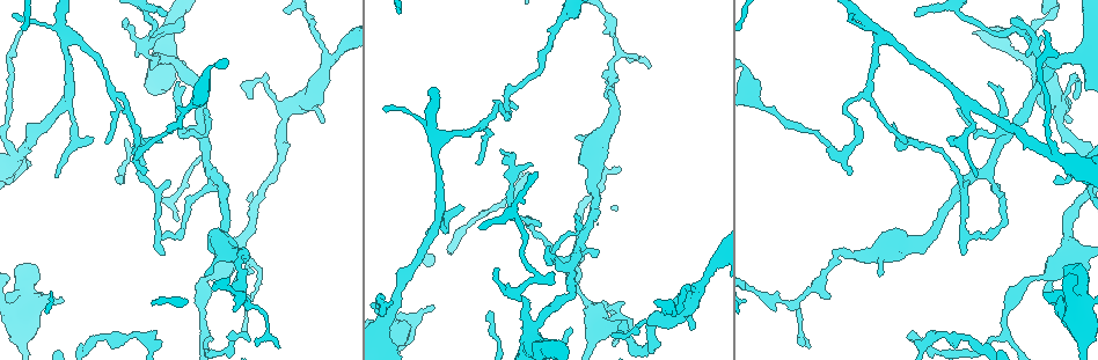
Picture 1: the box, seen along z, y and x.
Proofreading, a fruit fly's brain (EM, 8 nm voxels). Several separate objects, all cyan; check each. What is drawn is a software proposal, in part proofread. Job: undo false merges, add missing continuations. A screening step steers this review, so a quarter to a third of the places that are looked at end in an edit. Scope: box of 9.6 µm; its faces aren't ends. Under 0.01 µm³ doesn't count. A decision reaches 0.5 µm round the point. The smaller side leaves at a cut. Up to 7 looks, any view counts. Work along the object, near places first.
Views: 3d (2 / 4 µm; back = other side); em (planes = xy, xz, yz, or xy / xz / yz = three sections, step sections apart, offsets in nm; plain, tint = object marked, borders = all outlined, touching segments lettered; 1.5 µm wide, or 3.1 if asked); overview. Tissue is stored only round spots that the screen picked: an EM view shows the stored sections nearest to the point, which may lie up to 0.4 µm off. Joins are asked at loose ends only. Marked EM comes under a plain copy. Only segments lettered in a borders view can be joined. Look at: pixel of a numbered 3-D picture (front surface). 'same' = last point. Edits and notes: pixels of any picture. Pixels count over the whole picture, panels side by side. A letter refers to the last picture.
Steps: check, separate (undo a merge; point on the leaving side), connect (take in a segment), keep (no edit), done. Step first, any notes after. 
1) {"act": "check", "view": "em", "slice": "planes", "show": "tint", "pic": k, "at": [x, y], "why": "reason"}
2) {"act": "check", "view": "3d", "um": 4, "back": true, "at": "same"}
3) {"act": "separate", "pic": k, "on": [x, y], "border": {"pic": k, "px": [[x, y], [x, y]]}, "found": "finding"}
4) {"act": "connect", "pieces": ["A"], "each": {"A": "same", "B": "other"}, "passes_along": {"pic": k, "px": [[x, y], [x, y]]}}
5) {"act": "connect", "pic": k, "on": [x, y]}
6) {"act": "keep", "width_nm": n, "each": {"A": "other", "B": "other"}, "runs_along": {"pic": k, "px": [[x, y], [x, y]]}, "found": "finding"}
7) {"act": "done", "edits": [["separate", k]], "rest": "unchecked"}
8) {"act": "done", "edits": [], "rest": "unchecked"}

{"act": "check", "view": "3d", "um": 2, "back": true, "pic": 1, "at": [1076, 82], "why": "sharp bend"}

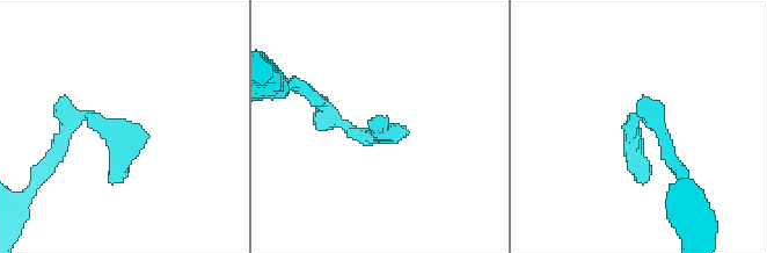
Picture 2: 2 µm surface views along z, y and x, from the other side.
{"act": "check", "view": "em", "slice": "xy", "step": 8, "show": "tint", "pic": 2, "at": [360, 135], "why": "now the EM"}

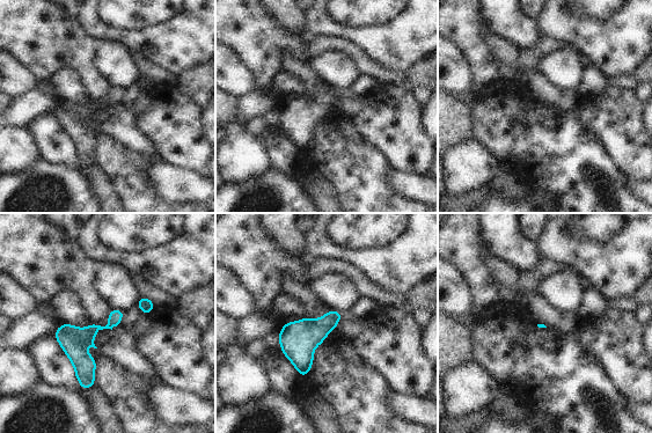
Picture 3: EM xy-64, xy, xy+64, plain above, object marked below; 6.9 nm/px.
{"act": "check", "view": "em", "slice": "planes", "show": "borders", "at": "same", "why": "cut it another way"}

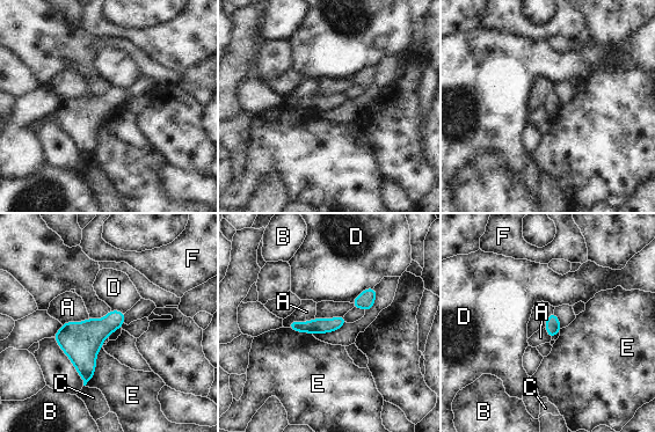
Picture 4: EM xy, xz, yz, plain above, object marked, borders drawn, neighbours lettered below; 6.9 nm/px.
{"act": "keep", "each": {"A": "other", "B": "other", "C": "other", "D": "other", "E": "other", "F": "other"}, "border": {"pic": 4, "px": [[314, 317], [291, 320], [288, 326]]}, "found": "continuous, no second neuron"}

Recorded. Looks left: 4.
{"act": "check", "view": "3d", "um": 2, "pic": 1, "at": [998, 185], "why": "thin end"}

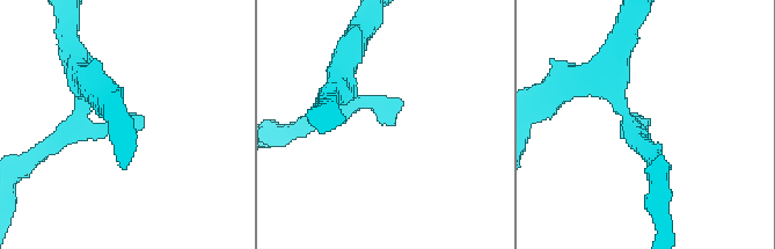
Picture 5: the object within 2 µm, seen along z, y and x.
{"act": "check", "view": "em", "slice": "planes", "show": "borders", "pic": 5, "at": [143, 117], "arm_widths_nm": [160, 220], "why": "need the tissue"}

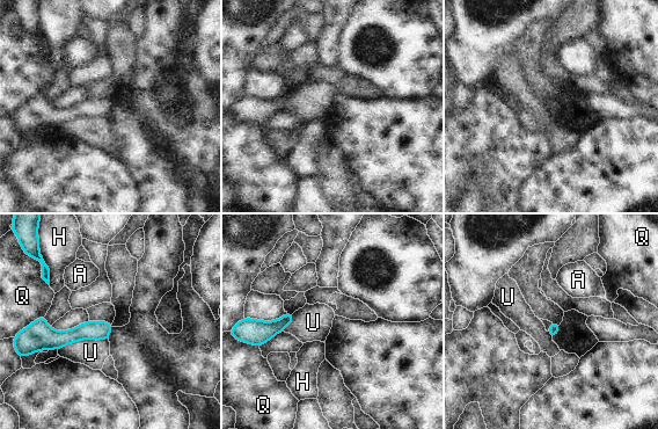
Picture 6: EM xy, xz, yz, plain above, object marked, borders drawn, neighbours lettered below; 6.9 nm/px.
{"act": "keep", "longest_contact_nm": ["U", 360], "each": {"A": "other", "H": "other", "Q": "other", "U": "other"}, "found": "no lettered segment goes on from it"}

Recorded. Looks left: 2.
{"act": "check", "view": "em", "slice": "xz", "step": 8, "show": "tint", "pic": 1, "at": [605, 307], "why": "abrupt turn"}

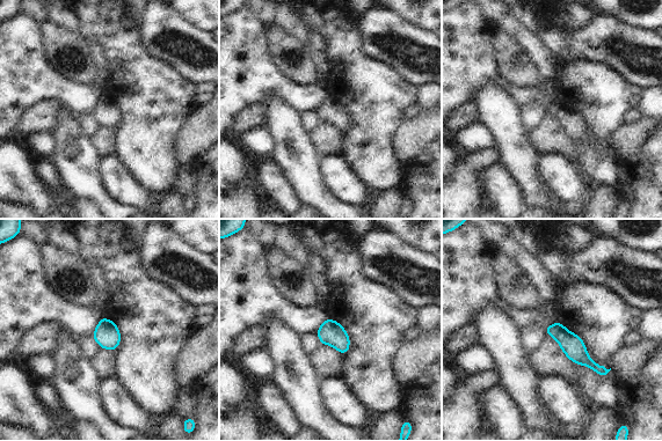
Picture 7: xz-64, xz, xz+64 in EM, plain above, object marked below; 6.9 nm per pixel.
{"act": "check", "view": "em", "slice": "xy", "step": 8, "show": "borders", "at": "same", "why": "another direction"}

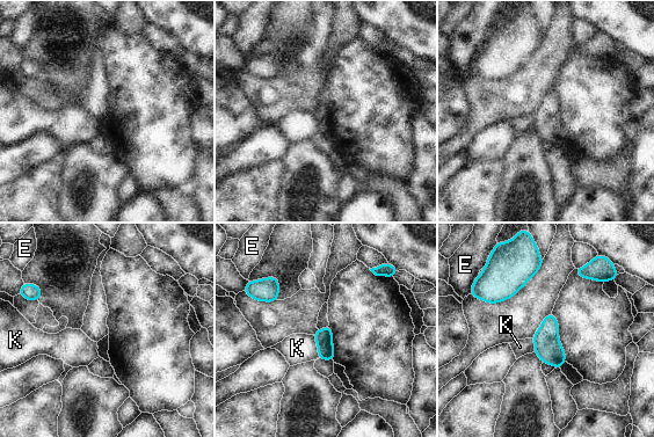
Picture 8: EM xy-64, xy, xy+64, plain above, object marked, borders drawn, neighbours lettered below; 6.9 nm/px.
{"act": "keep", "width_nm": 130, "longest_contact_nm": ["K", 170], "each": {"E": "other", "K": "other"}, "found": "continuous, no second neuron"}

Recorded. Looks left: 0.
{"act": "done", "edits": [], "rest": "unchecked"}

